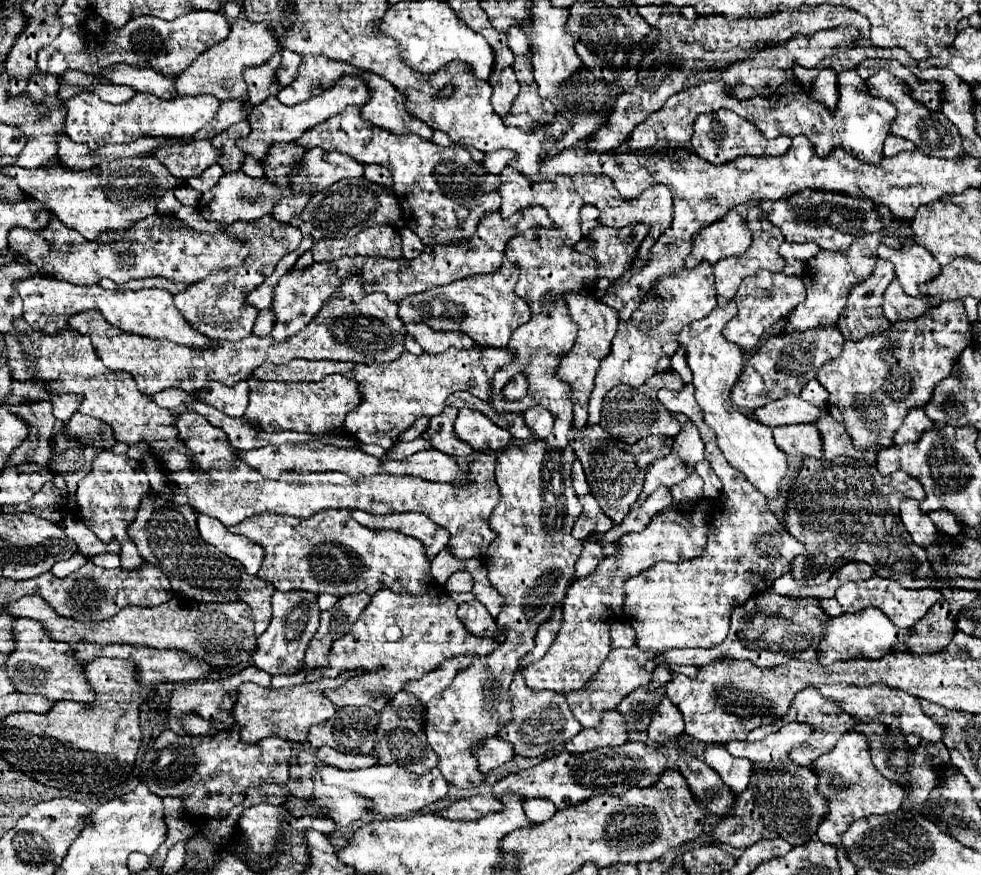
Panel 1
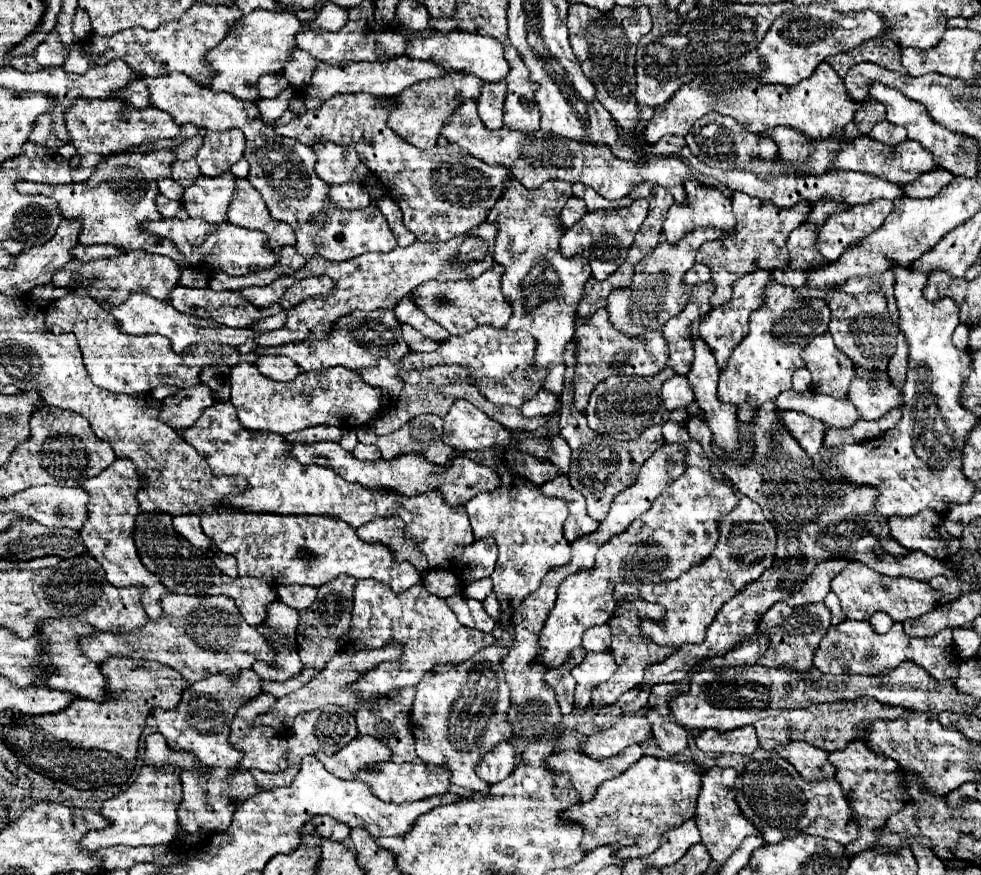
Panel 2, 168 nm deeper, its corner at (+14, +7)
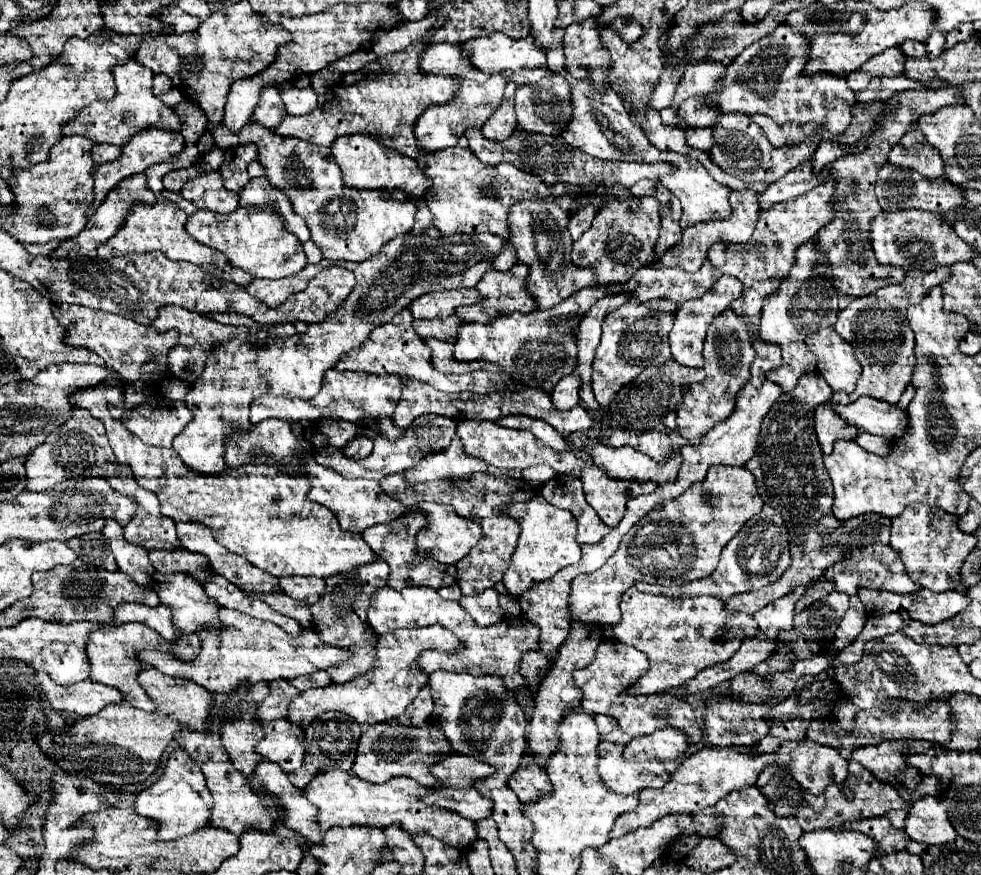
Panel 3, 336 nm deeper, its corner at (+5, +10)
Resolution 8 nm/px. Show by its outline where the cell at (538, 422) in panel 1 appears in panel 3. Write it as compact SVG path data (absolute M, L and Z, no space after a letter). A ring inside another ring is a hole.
M567 375L563 377L555 389L551 391L553 405L557 409L573 409L579 403L579 389L581 389L581 377L579 375Z

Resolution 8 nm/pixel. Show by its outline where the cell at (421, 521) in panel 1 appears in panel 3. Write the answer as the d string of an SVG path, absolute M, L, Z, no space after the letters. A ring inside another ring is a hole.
M411 507L409 513L405 513L405 517L399 517L397 521L373 525L373 527L369 527L369 529L363 531L365 543L391 567L389 581L387 581L387 585L391 589L401 591L401 589L411 587L411 585L439 589L439 587L447 587L447 585L455 585L457 583L457 579L455 579L455 567L441 565L441 563L435 563L431 559L425 559L425 557L417 555L415 537L425 527L425 523L427 523L425 521L425 513L417 513L417 507Z

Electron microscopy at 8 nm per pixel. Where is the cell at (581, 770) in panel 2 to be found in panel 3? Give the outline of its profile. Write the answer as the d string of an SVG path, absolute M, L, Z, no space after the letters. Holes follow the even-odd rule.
M601 743L599 745L599 775L603 783L617 793L637 793L641 789L659 789L669 781L669 773L661 761L625 761L623 745Z

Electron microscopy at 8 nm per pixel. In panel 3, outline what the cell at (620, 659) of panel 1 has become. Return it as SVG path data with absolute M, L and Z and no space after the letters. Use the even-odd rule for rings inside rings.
M629 587L621 597L619 607L621 607L621 621L613 627L613 637L617 641L621 641L623 645L643 651L651 663L649 673L645 673L629 689L629 693L633 693L633 695L653 695L653 693L661 693L671 687L681 687L681 685L689 683L691 677L697 675L699 671L731 659L737 653L739 645L745 639L755 637L755 631L757 631L757 623L751 615L727 613L725 601L719 603L715 597L707 597L707 595L695 597L695 599L671 599L671 597L663 597L663 595L641 593L635 587Z

